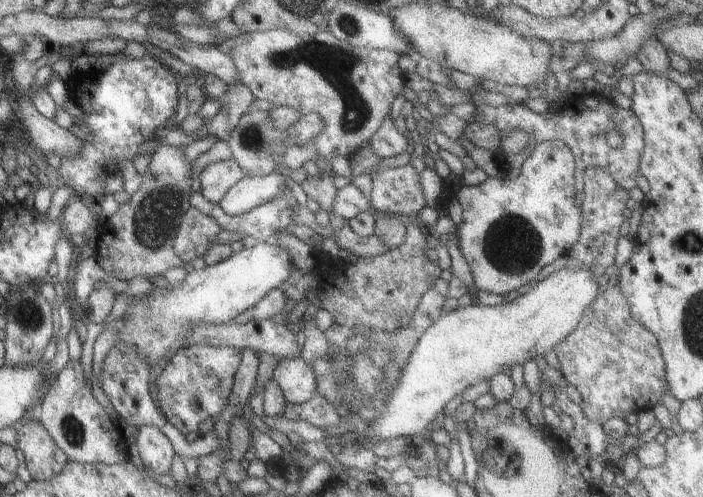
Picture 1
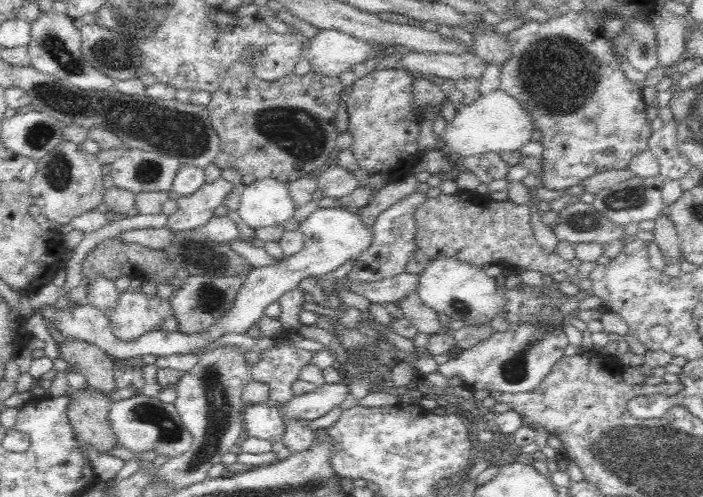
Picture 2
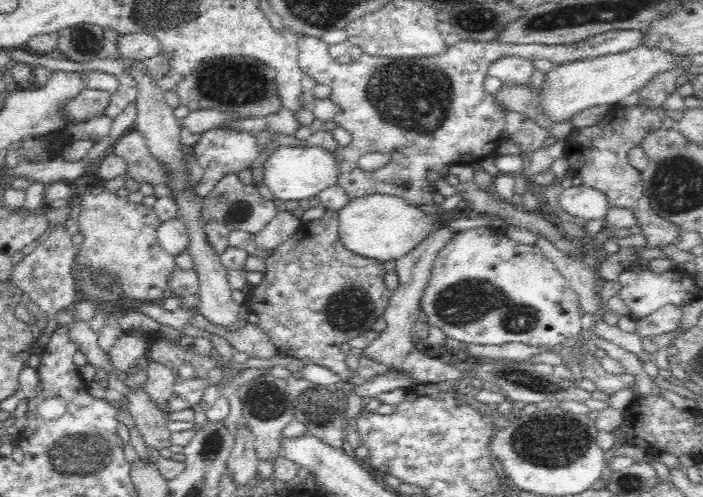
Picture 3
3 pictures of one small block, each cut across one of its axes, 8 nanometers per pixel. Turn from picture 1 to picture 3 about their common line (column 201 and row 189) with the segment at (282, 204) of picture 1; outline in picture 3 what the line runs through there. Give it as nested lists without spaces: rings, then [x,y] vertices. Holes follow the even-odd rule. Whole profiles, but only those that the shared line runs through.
[[[216,128],[202,133],[201,136],[200,142],[188,152],[204,169],[202,179],[196,184],[196,195],[204,200],[228,172],[238,174],[243,170],[251,169],[256,158],[259,158],[259,150],[256,136],[242,130]]]

